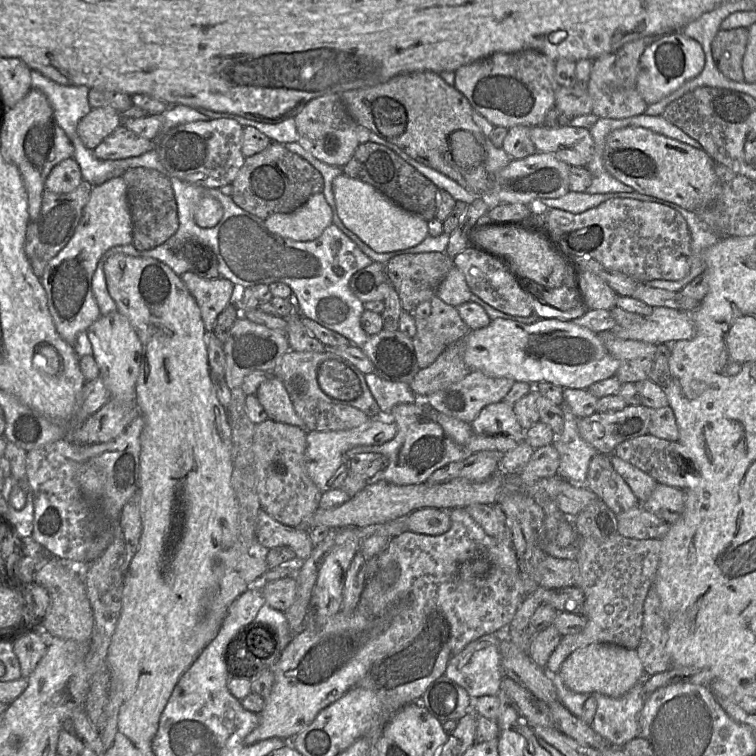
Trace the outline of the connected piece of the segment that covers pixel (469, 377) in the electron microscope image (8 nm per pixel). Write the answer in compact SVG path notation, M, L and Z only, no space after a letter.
M471 370L463 379L427 396L429 404L447 416L471 424L489 404L502 401L514 380Z

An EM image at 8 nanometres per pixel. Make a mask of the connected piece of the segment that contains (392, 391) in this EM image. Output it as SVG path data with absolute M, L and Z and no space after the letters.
M376 373L366 374L365 380L381 411L389 418L398 404L423 403L407 383L385 380Z

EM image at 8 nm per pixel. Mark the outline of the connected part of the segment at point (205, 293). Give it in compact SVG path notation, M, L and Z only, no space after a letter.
M187 271L180 277L196 300L204 327L208 332L213 330L218 315L228 305L233 304L237 291L242 291L244 288L222 277L208 280L191 271Z

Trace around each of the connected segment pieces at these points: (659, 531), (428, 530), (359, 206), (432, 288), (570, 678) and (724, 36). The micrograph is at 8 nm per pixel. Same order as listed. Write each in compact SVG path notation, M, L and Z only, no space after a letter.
M641 506L616 515L618 533L633 539L661 539L669 531L670 524L646 511Z
M425 507L414 510L406 517L408 530L431 536L442 535L451 526L451 519L446 510Z
M342 173L333 181L337 213L344 225L378 253L404 250L420 244L428 235L428 221L408 212L369 183Z
M445 252L407 253L397 255L386 263L388 278L396 290L404 311L413 313L424 301L431 301L437 289L454 267L453 259Z
M595 643L572 652L562 663L559 675L564 685L575 693L592 695L600 693L618 698L643 682L645 675L642 663L635 650L613 644Z
M740 27L730 30L720 29L712 41L713 61L719 71L732 81L744 81L742 61L748 39L748 28Z

